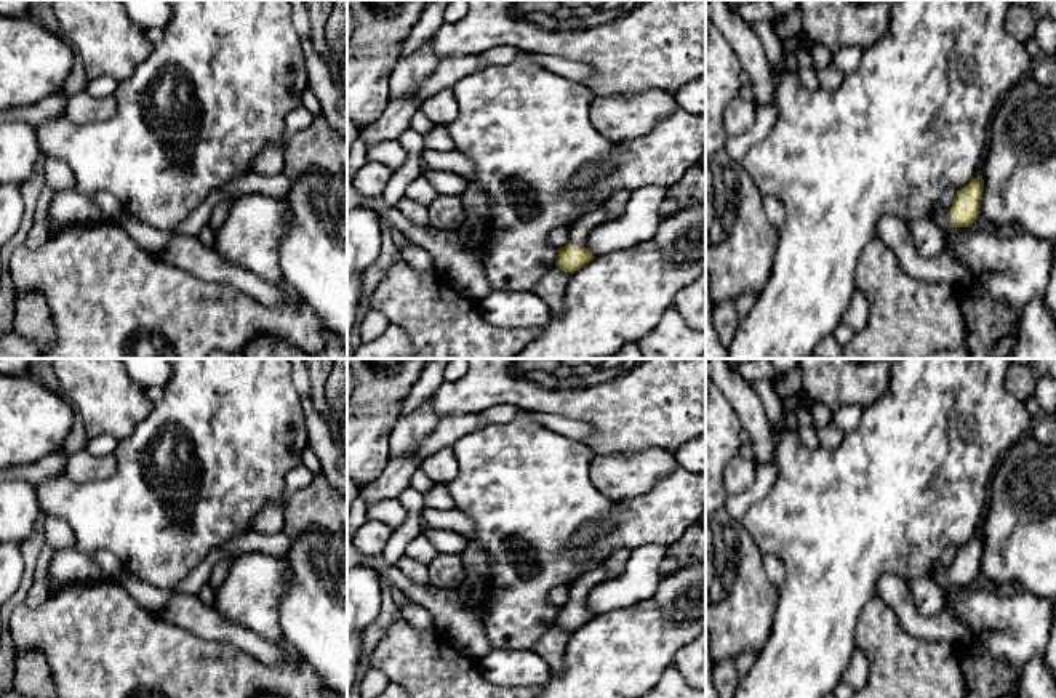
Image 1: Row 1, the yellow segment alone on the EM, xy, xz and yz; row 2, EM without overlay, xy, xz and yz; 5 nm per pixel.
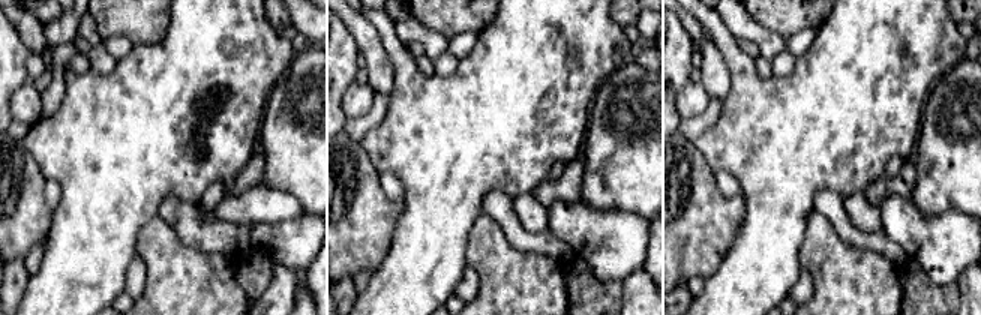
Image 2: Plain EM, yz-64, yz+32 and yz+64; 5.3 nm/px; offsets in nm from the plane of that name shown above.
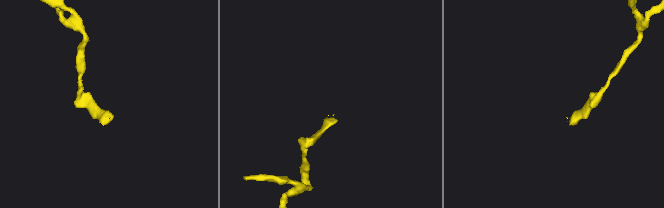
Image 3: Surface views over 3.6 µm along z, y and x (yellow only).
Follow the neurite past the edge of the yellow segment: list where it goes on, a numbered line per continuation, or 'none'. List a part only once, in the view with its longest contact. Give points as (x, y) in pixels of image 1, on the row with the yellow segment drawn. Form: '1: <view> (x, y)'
1: yz (941, 216)

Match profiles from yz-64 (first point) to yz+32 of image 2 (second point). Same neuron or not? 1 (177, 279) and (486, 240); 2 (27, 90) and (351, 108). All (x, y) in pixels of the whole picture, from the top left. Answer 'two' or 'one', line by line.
1: one
2: one

